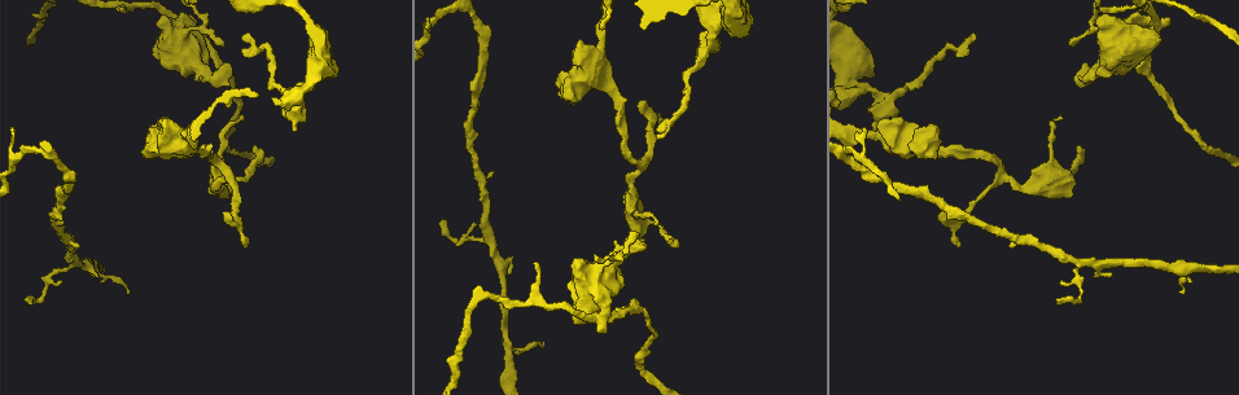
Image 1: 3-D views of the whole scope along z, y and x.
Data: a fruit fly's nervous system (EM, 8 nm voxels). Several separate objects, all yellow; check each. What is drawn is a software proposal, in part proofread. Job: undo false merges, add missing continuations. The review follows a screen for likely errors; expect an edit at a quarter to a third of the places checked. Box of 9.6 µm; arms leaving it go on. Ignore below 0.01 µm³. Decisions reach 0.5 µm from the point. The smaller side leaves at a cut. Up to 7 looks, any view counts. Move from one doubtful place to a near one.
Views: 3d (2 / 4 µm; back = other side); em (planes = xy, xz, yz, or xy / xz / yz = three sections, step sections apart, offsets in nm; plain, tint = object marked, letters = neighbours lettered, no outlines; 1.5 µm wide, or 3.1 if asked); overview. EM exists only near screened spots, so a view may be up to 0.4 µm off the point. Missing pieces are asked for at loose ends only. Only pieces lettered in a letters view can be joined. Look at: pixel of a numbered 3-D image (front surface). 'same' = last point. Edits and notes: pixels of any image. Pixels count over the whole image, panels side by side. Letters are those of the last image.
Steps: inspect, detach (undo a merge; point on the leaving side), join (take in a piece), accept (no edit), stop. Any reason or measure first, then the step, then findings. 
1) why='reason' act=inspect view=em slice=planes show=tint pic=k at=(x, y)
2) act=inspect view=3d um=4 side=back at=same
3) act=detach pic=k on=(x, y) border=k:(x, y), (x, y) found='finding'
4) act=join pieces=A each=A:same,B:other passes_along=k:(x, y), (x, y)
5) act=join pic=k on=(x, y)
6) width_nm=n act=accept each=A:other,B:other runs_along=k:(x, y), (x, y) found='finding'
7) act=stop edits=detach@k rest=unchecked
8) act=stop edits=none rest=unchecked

why='tapers out' act=inspect view=em slice=planes show=letters pic=1 at=(656, 226)

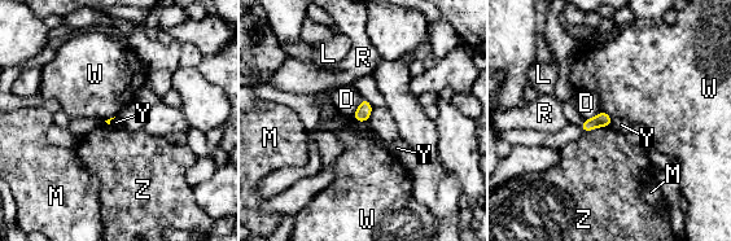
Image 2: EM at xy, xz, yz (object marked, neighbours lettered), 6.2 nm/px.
longest_contact=Z:180nm act=accept each=D:other,L:other,M:other,R:other,W:other,Y:other,Z:other border=2:(600, 109), (612, 118) found='none of them fits'

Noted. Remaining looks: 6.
why='tapers out' act=inspect view=3d um=4 pic=1 at=(961, 246)

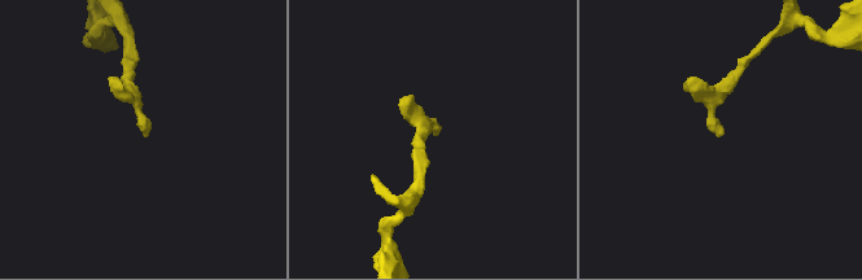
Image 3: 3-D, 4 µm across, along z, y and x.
why='shape alone is not enough' act=inspect view=em slice=planes show=letters pic=3 at=(438, 133)

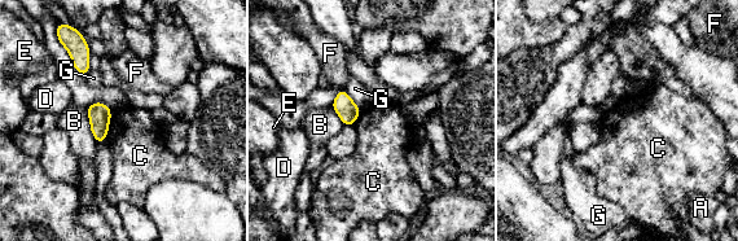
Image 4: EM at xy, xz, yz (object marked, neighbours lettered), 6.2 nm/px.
act=accept each=A:other,B:other,C:other,D:other,E:other,F:other,G:other border=4:(111, 110), (105, 140) found='no lettered piece goes on from it'

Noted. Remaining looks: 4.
why='thin end' act=inspect view=em slice=xz step=8 show=plain pic=1 at=(445, 221)

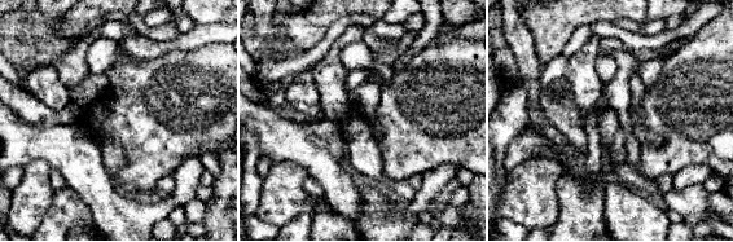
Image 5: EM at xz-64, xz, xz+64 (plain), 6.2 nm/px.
why='see the neighbours' act=inspect view=em slice=xz step=8 show=letters at=same

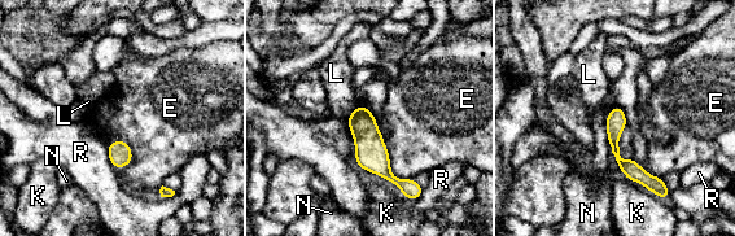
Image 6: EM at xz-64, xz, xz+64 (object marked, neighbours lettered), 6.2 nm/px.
act=accept each=E:other,K:other,L:other,N:other,R:other border=6:(608, 140), (618, 169) found='no lettered piece goes on from it'

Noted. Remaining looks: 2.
act=stop edits=none rest=unchecked

